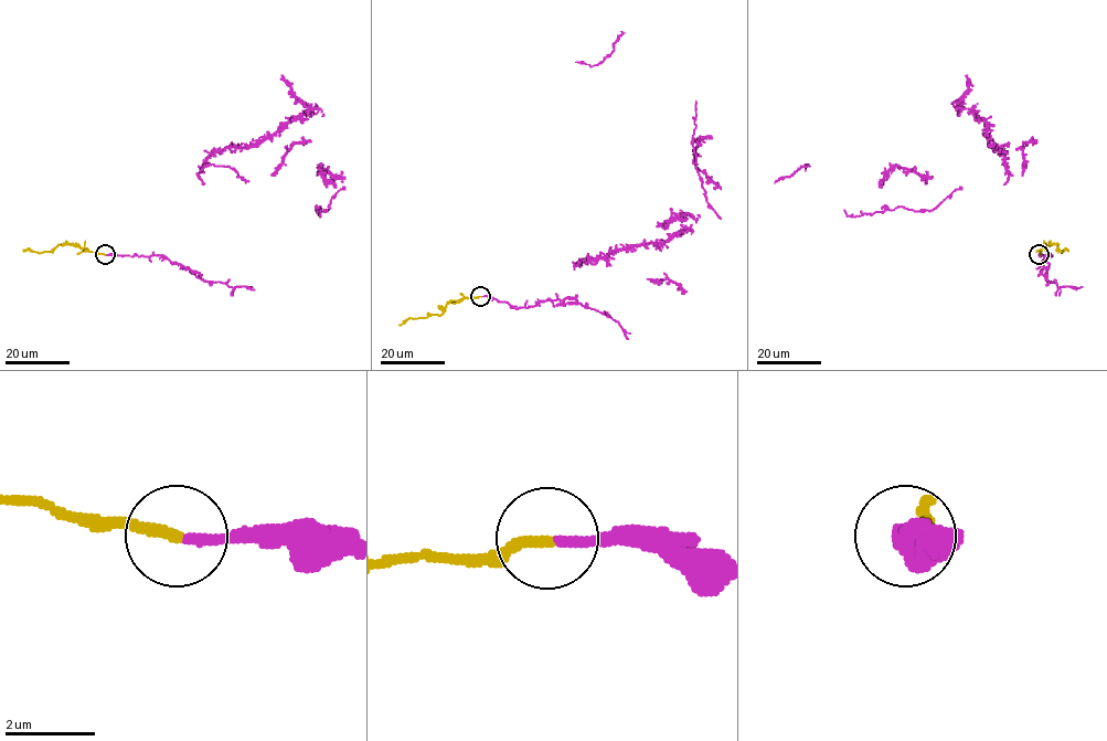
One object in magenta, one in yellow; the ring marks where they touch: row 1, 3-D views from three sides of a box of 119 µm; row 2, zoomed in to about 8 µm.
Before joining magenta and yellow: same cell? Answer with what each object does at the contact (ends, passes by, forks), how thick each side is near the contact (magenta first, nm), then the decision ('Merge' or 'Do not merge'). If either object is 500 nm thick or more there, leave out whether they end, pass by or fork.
At the ring magenta ends. At the ring yellow ends. Thickness 240 nm (magenta) against 280 nm. Do not merge

